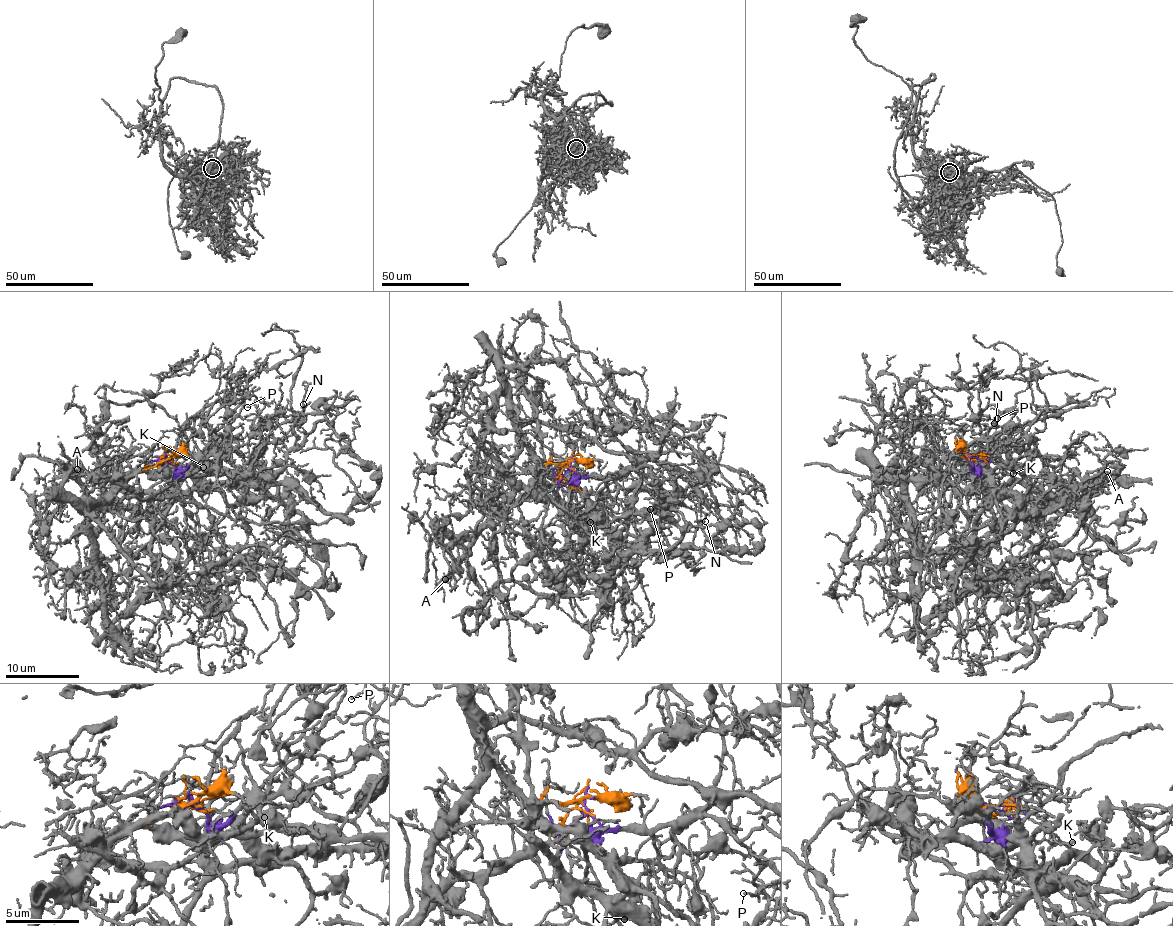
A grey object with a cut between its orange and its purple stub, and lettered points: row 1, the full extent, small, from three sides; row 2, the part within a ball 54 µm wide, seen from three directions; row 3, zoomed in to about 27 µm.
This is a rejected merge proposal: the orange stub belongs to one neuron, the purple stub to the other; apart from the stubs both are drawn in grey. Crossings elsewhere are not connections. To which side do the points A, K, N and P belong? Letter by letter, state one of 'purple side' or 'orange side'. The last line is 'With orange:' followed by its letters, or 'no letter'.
A: purple side
K: orange side
N: purple side
P: purple side
With orange: K

